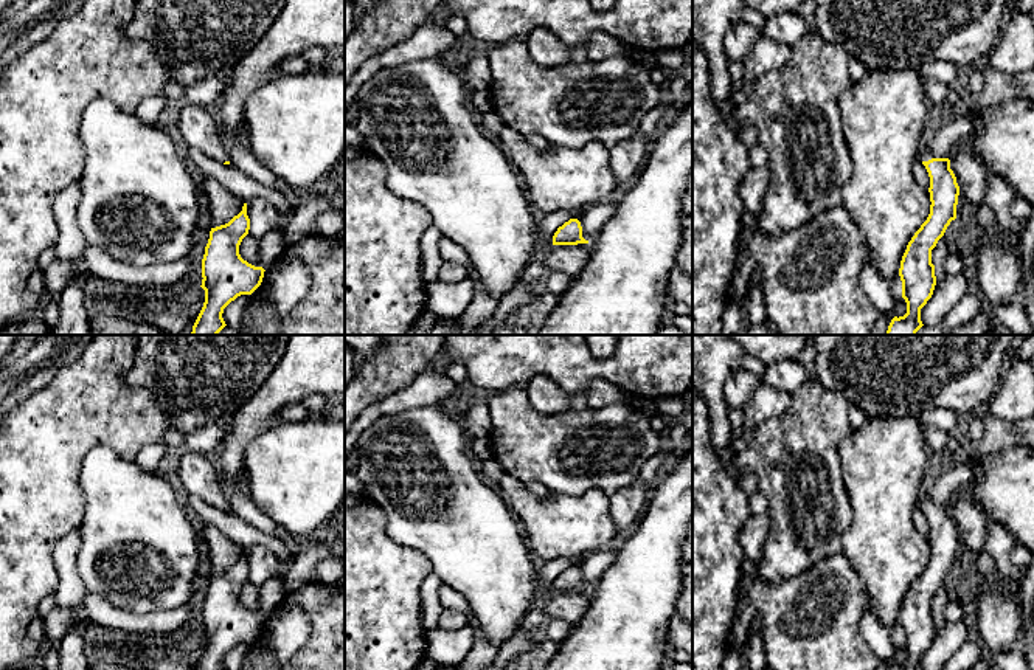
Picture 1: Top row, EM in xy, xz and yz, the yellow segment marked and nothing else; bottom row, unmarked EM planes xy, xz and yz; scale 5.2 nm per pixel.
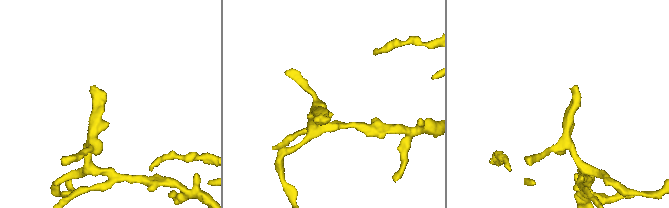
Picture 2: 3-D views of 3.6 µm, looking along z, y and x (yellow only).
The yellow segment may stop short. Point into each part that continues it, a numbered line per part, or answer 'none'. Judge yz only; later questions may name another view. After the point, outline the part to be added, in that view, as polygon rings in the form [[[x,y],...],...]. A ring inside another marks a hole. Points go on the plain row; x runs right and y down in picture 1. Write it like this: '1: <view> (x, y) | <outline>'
1: yz (924, 501) | [[[925,484],[925,487],[924,487],[921,496],[919,496],[918,509],[922,510],[922,509],[928,509],[928,507],[932,507],[932,506],[933,506],[933,502],[930,501],[930,498],[928,498],[928,495],[927,495],[927,484]]]

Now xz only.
none

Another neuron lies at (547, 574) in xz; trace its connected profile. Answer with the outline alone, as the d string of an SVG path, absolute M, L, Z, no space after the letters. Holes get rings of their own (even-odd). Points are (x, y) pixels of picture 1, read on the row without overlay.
M582 554L576 557L545 561L543 566L537 571L539 591L543 596L548 596L550 592L553 592L553 583L557 578L557 575L562 574L570 566L581 568L585 558L587 555Z

